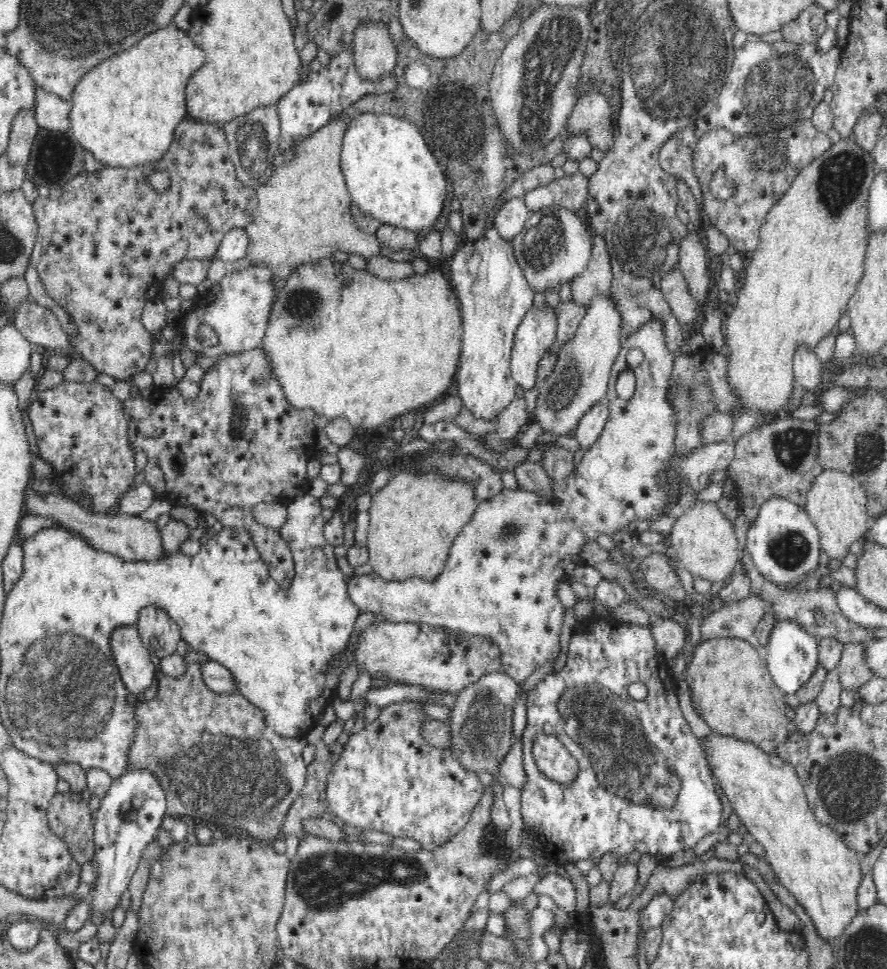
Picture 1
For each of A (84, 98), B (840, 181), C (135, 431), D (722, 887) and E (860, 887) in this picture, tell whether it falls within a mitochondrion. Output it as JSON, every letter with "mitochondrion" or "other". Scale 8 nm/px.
{"A":"other","B":"mitochondrion","C":"other","D":"other","E":"other"}

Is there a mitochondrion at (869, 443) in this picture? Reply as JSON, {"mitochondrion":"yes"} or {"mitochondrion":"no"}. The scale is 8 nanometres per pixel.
{"mitochondrion":"yes"}

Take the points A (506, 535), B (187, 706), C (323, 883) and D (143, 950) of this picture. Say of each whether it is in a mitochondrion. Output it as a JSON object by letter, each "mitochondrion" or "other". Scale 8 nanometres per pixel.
{"A":"mitochondrion","B":"other","C":"mitochondrion","D":"other"}

